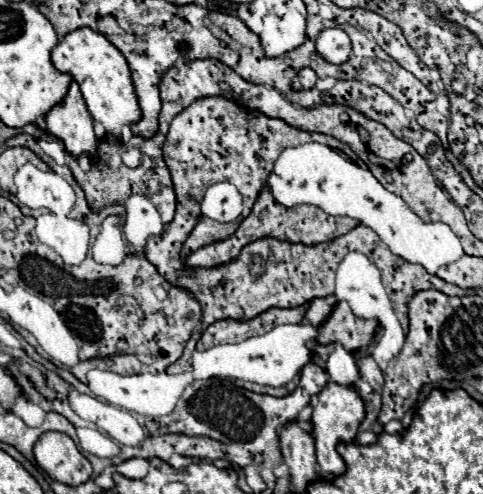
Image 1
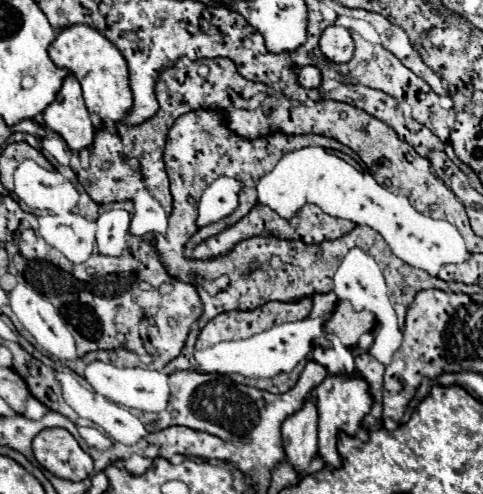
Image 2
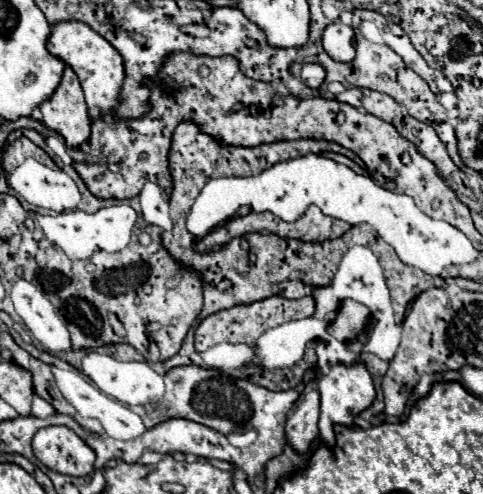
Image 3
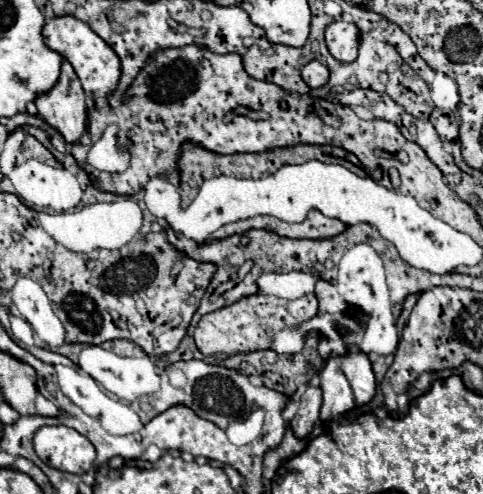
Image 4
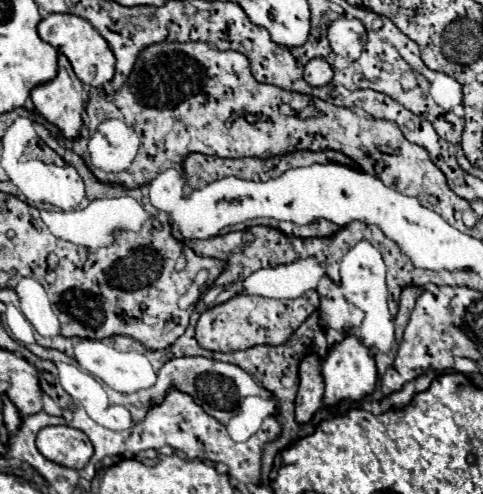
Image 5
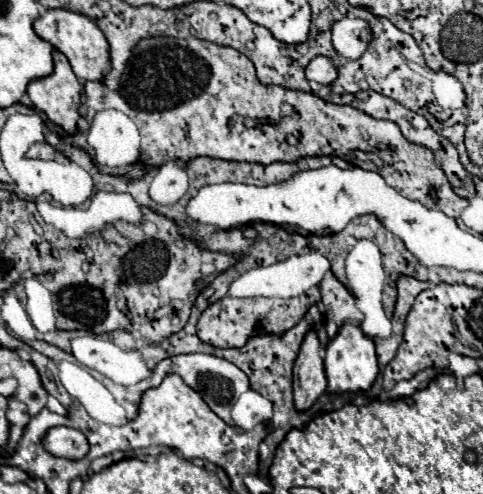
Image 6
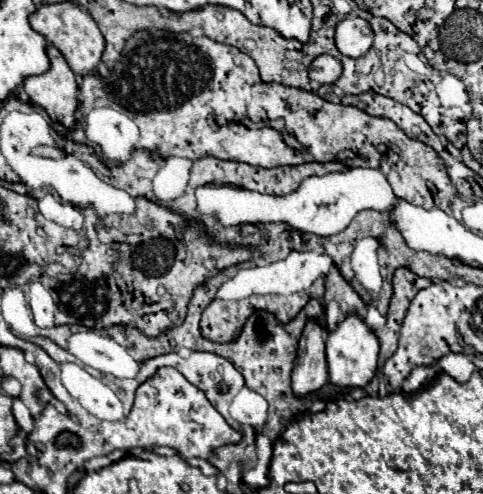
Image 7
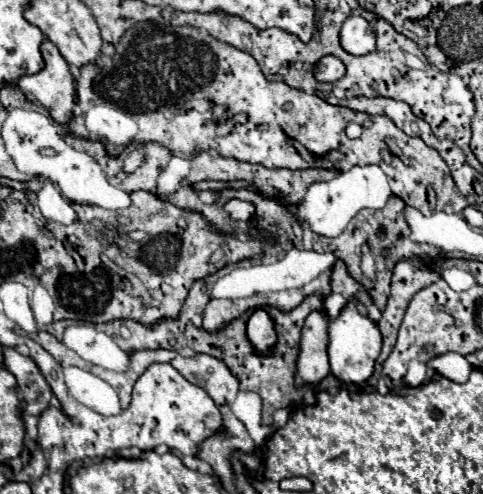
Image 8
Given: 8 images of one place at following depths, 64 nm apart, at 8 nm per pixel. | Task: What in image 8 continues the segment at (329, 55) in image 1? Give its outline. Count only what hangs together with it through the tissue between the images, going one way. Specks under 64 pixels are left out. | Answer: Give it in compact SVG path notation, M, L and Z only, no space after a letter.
M348 16L340 28L340 46L354 56L376 50L376 34L362 16Z

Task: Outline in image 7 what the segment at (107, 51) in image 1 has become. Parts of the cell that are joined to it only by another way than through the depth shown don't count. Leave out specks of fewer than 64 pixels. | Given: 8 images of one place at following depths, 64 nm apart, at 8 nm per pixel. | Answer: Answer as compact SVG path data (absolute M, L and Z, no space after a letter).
M72 2L46 4L30 16L30 26L64 54L66 62L70 64L70 68L76 74L88 76L88 74L98 72L98 64L102 62L102 52L104 52L106 40L104 40L102 32L98 30L96 22L92 20L92 16L88 16L88 12L84 12L78 4L72 4Z

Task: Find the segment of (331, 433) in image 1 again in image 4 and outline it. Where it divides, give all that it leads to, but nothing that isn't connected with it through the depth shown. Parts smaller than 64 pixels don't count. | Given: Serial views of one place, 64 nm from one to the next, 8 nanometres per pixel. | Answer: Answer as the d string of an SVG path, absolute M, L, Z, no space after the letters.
M348 352L346 356L330 358L320 372L320 388L322 388L322 410L320 420L324 424L324 430L328 430L328 424L332 420L340 420L346 412L368 404L374 398L376 392L376 380L372 372L372 364L364 352Z

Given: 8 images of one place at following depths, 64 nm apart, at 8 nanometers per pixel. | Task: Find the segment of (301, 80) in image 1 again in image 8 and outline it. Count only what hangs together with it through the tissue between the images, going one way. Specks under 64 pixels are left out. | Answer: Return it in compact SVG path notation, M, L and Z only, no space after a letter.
M324 56L314 66L314 78L318 82L336 82L344 76L344 72L346 72L346 68L344 68L342 60L338 60L336 56Z

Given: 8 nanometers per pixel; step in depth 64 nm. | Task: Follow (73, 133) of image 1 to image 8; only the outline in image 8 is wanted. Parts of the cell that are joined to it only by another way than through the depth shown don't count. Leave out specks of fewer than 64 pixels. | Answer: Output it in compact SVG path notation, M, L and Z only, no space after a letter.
M44 40L40 50L46 62L44 70L32 76L22 76L18 86L24 90L24 94L38 100L56 122L68 124L72 120L72 108L76 102L74 76L68 62L60 56L60 52L56 52L56 46L50 40Z

